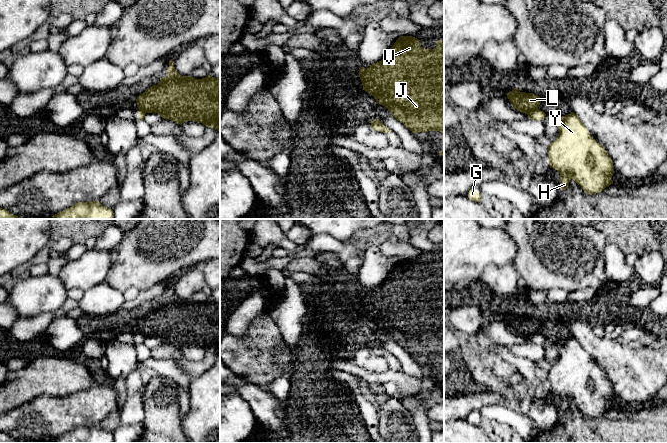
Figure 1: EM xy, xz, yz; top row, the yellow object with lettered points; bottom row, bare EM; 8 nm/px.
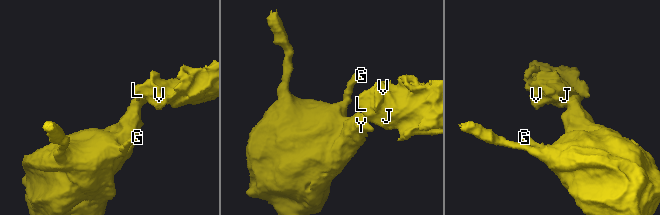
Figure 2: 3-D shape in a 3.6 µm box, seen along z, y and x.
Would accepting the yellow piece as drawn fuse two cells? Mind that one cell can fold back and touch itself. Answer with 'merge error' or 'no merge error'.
merge error

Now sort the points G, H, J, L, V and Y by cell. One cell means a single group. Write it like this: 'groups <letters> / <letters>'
groups G H Y / J L V

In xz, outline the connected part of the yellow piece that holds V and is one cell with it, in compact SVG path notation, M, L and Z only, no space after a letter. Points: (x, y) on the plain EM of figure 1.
M400 260L381 285L370 289L367 293L361 291L358 295L362 309L374 321L377 328L385 330L410 355L415 358L428 355L441 356L443 374L439 379L444 380L444 271L442 264L436 266L436 271L430 274L423 272L420 264L415 261Z

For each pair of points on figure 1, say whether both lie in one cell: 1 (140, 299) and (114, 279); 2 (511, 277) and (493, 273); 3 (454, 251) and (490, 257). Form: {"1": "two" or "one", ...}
{"1": "two", "2": "one", "3": "one"}

